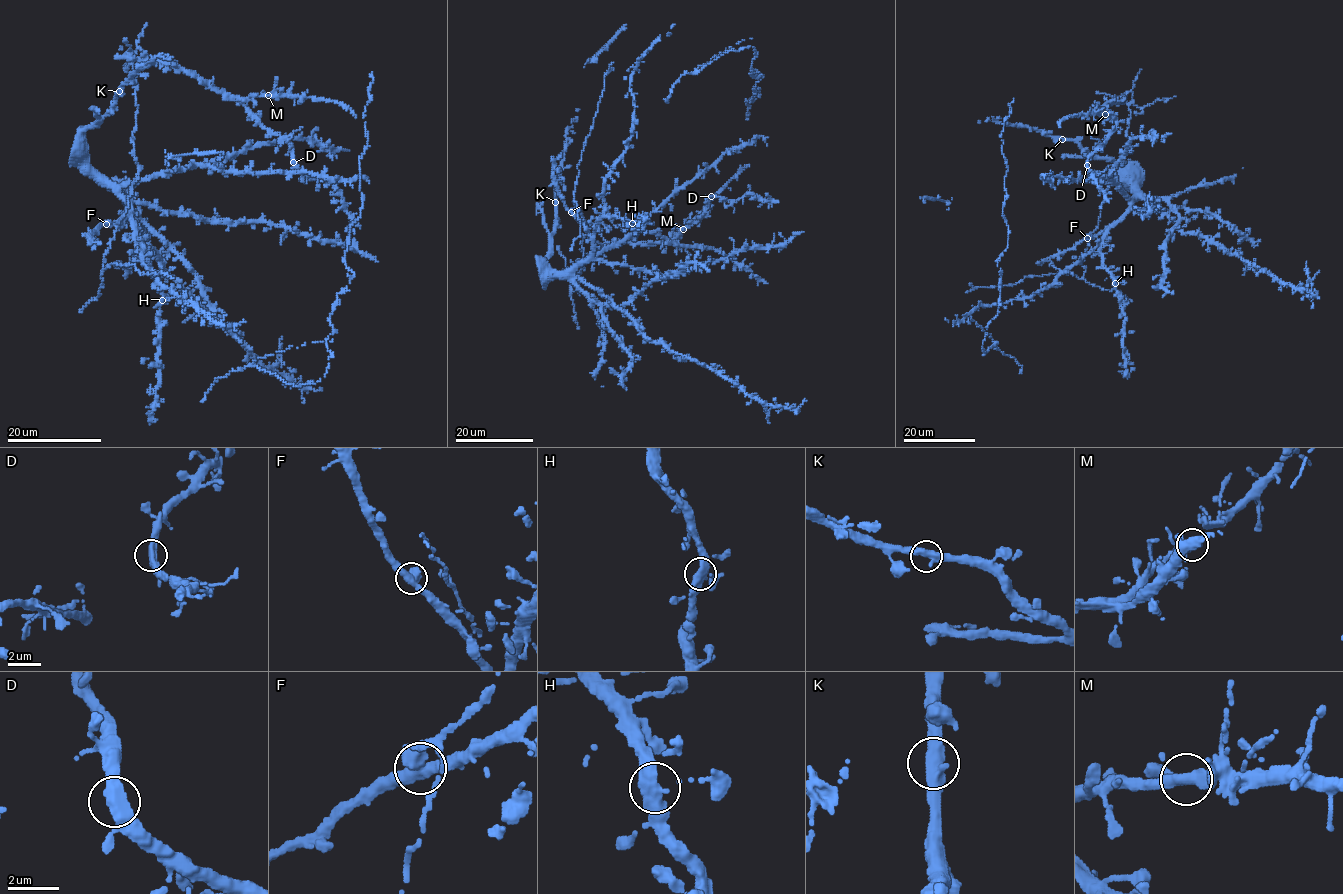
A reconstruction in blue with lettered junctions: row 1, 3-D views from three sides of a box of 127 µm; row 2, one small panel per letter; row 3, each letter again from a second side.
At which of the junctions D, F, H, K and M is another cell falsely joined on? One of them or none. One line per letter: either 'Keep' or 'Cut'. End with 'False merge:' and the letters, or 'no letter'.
D: Keep
F: Keep
H: Keep
K: Keep
M: Keep
False merge: no letter

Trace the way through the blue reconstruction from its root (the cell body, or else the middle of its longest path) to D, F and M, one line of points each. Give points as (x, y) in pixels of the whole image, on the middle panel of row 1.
D: (592, 250), (580, 213), (592, 235), (576, 278), (614, 243), (668, 243), (711, 196)
F: (592, 250), (591, 236), (571, 212)
M: (592, 250), (580, 213), (592, 235), (581, 242), (576, 278), (571, 270), (609, 245), (663, 243), (683, 229)

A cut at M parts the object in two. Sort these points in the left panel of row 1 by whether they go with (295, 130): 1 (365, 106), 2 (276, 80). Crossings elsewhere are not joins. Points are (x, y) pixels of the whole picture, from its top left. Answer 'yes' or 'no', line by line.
1: yes
2: no

